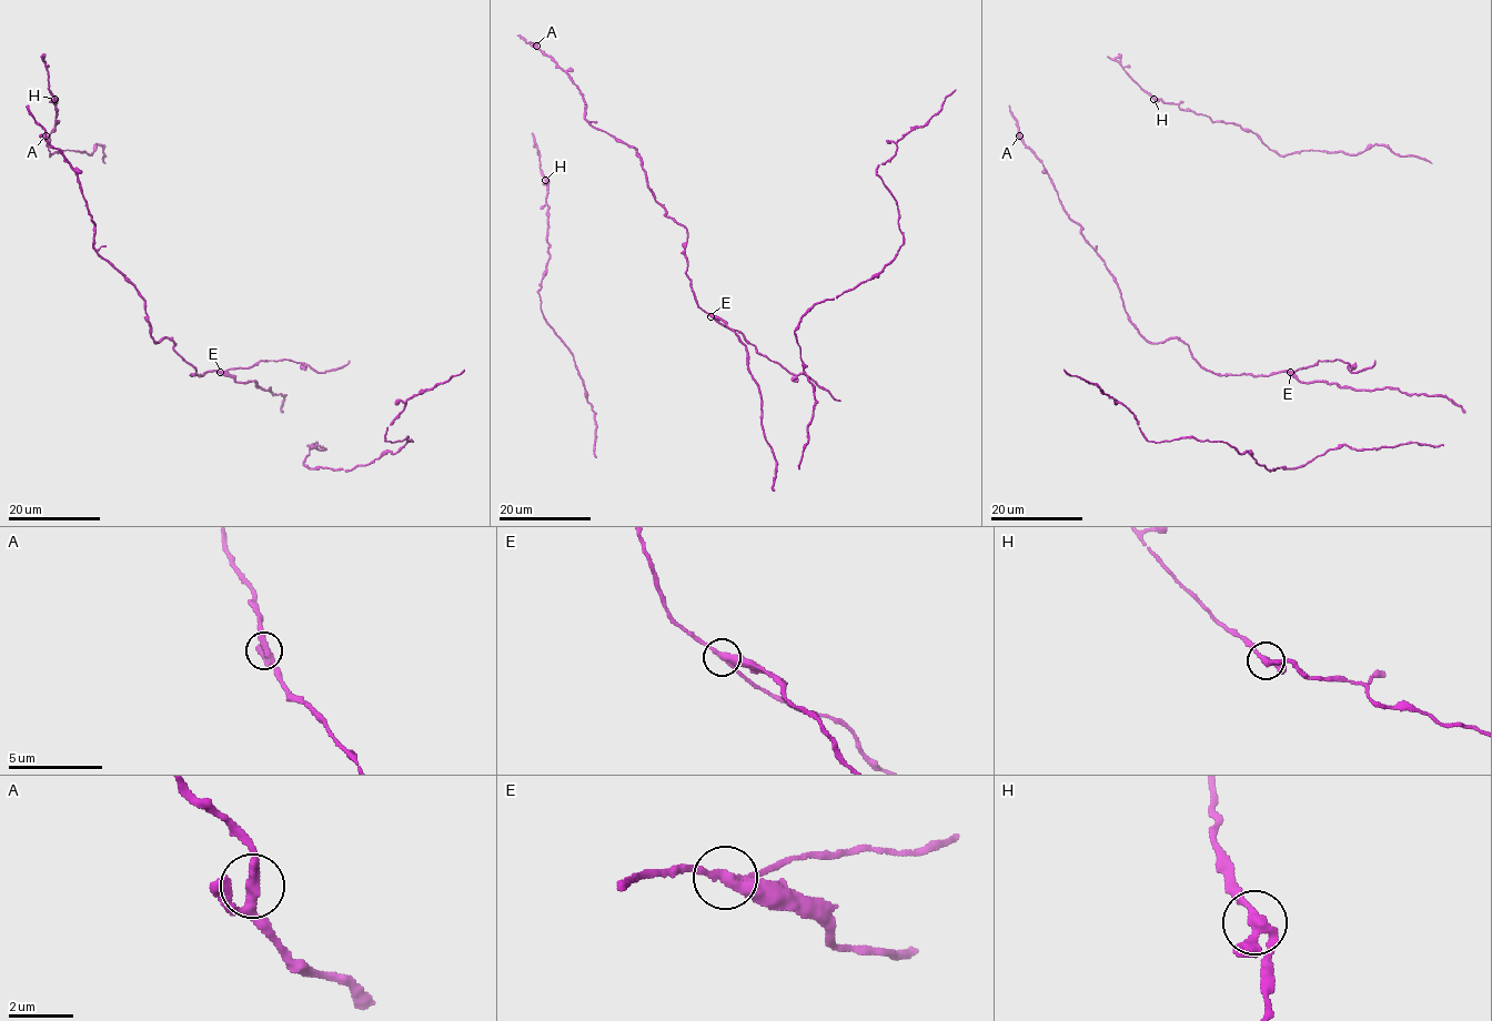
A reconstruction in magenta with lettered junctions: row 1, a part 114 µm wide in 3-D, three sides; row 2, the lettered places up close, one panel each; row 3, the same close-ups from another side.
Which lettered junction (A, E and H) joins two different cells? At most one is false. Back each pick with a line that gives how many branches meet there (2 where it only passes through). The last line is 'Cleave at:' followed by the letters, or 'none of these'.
E: 3
Cleave at: E

